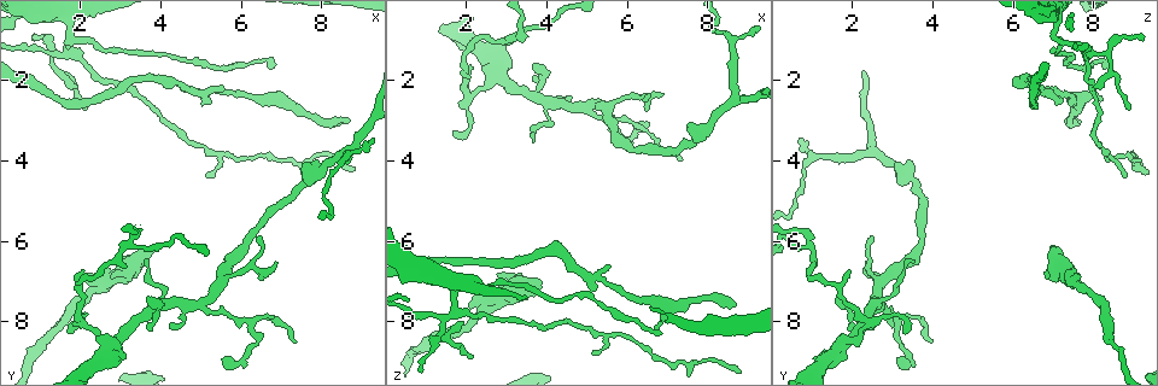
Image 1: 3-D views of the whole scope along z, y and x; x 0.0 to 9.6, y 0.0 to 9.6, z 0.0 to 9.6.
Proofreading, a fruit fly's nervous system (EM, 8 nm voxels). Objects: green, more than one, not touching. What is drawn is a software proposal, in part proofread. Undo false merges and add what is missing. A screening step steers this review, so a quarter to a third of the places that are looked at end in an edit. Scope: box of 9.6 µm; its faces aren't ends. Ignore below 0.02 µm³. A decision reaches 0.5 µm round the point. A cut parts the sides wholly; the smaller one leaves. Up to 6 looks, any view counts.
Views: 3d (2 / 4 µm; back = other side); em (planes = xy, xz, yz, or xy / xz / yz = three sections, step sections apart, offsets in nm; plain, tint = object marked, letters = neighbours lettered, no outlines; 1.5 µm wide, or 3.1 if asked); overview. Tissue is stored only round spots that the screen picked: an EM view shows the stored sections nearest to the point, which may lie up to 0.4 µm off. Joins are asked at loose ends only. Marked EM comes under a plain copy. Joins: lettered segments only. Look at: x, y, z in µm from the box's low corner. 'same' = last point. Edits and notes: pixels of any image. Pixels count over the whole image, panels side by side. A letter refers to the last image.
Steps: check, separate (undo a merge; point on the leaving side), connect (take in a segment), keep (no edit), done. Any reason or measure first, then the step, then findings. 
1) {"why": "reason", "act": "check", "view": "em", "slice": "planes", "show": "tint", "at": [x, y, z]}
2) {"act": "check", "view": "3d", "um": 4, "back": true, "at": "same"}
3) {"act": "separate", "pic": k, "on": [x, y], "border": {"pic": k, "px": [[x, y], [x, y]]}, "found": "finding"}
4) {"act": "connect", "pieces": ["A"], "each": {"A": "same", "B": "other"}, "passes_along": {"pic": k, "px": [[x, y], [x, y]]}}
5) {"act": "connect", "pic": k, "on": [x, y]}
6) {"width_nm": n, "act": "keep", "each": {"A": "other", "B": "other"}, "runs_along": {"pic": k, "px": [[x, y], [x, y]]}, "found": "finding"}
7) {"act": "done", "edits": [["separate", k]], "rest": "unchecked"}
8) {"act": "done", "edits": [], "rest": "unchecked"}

{"why": "thin end", "act": "check", "view": "em", "slice": "planes", "show": "letters", "at": [6.90, 6.55, 2.30]}

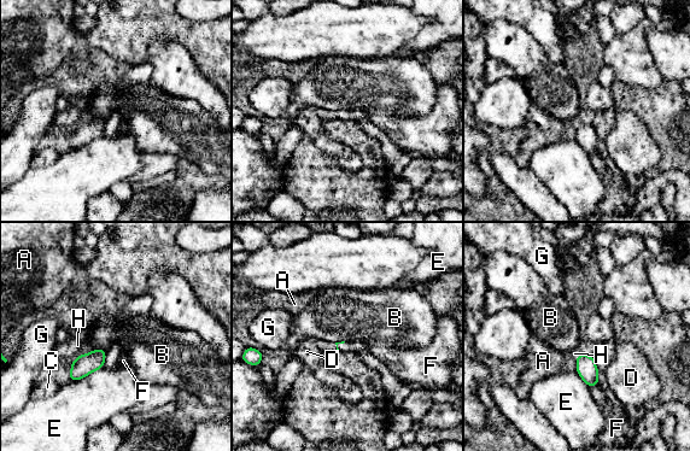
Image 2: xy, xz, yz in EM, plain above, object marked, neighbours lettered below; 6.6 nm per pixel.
{"longest_contact_nm": ["E", 260], "act": "keep", "each": {"A": "other", "B": "other", "C": "other", "D": "other", "E": "other", "F": "other", "G": "other", "H": "other"}, "border": {"pic": 2, "px": [[107, 349], [95, 349], [93, 351]]}, "found": "none of them fits"}

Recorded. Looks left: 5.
{"why": "free end", "act": "check", "view": "em", "slice": "planes", "show": "tint", "at": [7.40, 8.50, 4.05]}

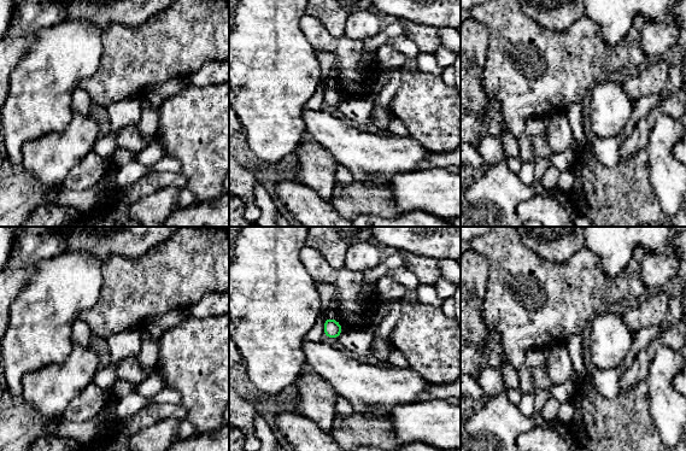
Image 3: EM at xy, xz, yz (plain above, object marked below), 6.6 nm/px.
{"act": "check", "view": "em", "slice": "planes", "show": "letters", "at": "same"}

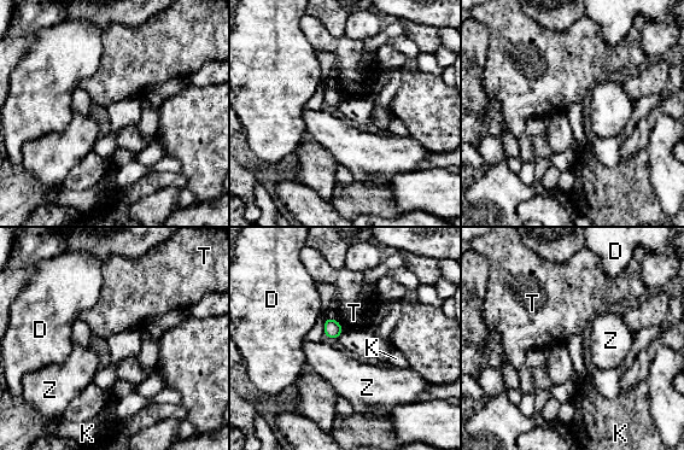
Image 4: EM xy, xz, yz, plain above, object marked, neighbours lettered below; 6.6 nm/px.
{"act": "keep", "each": {"D": "other", "K": "other", "T": "other", "Z": "other"}, "border": {"pic": 4, "px": [[338, 320], [343, 331]]}, "found": "no lettered segment goes on from it"}

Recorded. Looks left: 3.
{"why": "thin end", "act": "check", "view": "em", "slice": "planes", "show": "letters", "at": [3.65, 6.50, 3.55]}

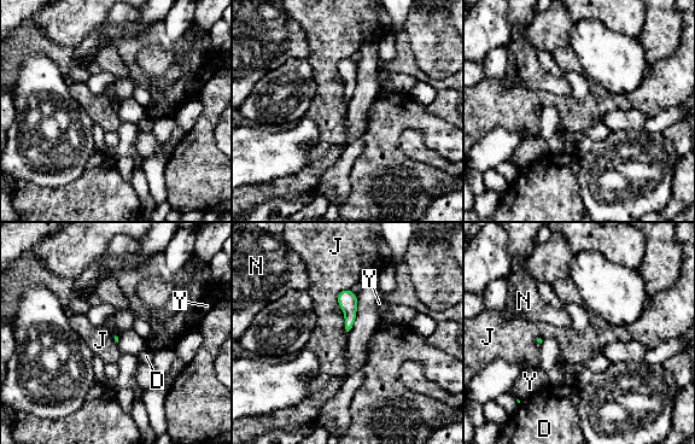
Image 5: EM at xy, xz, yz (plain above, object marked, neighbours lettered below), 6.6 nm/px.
{"act": "keep", "each": {"D": "other", "J": "other", "N": "other", "Y": "other"}, "found": "no lettered segment goes on from it"}

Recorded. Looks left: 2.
{"act": "done", "edits": [], "rest": "unchecked"}

